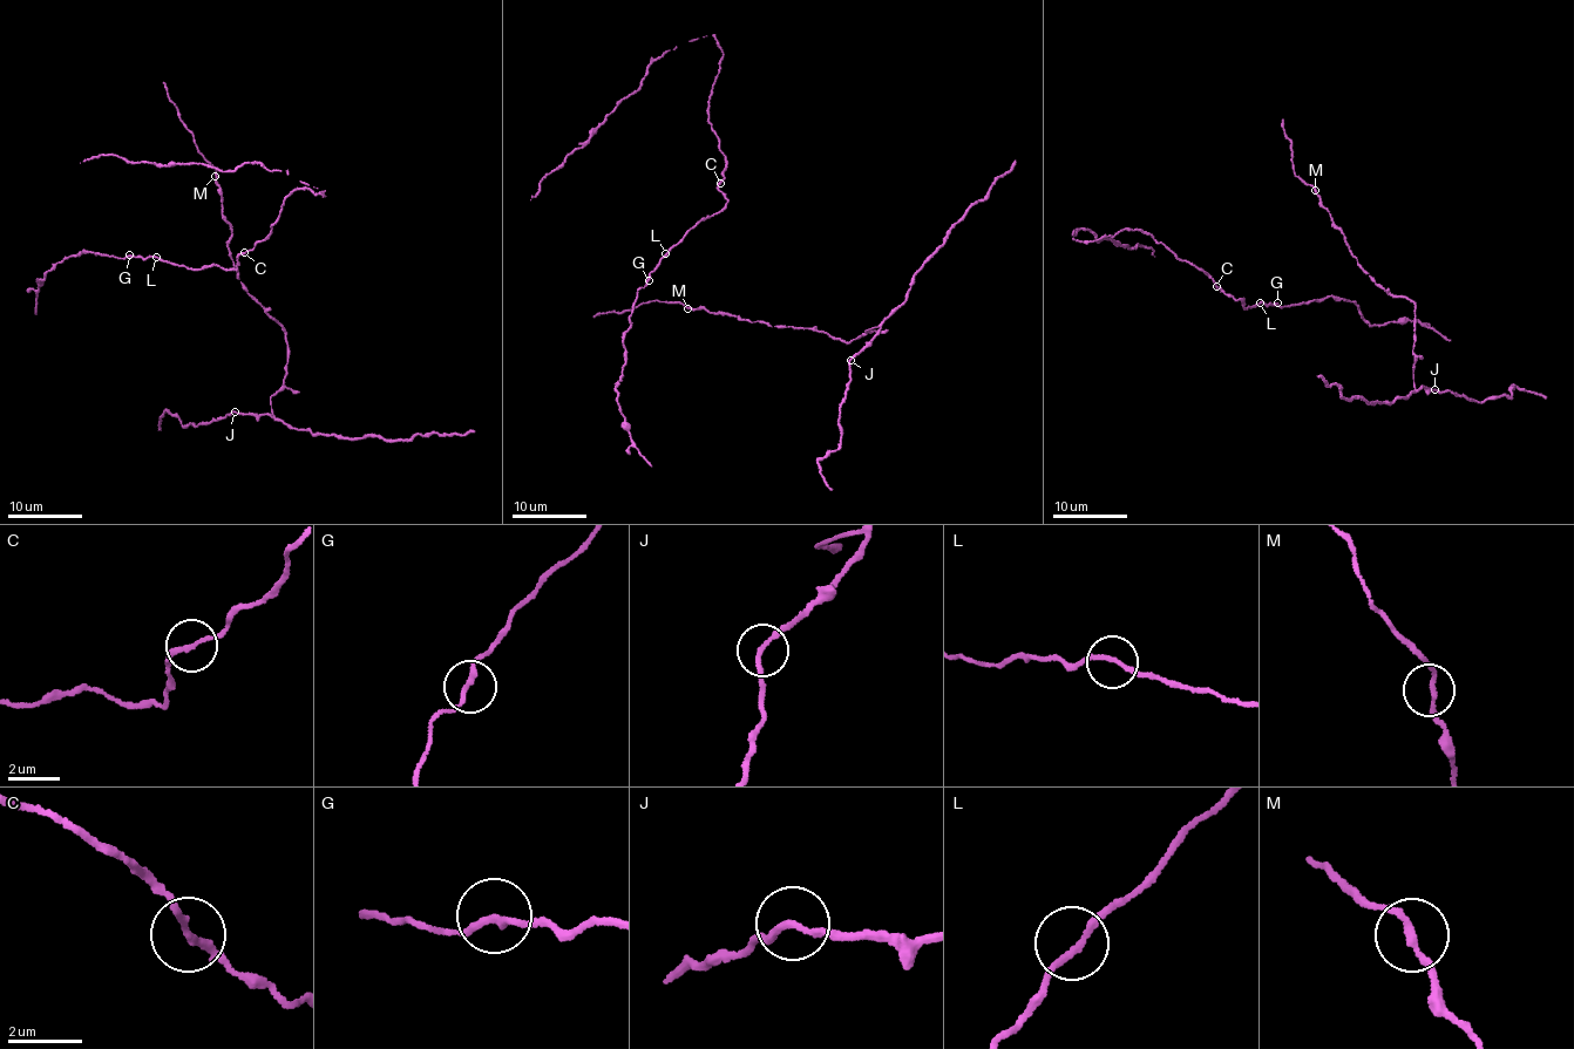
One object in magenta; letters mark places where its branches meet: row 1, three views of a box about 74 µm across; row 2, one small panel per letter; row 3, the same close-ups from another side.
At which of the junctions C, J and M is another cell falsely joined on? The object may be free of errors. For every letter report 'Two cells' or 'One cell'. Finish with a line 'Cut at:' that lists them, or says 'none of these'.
C: One cell
J: One cell
M: One cell
Cut at: none of these

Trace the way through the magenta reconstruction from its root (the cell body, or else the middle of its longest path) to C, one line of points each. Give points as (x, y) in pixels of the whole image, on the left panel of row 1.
C: (156, 257), (194, 270), (217, 265), (233, 270), (244, 253)

